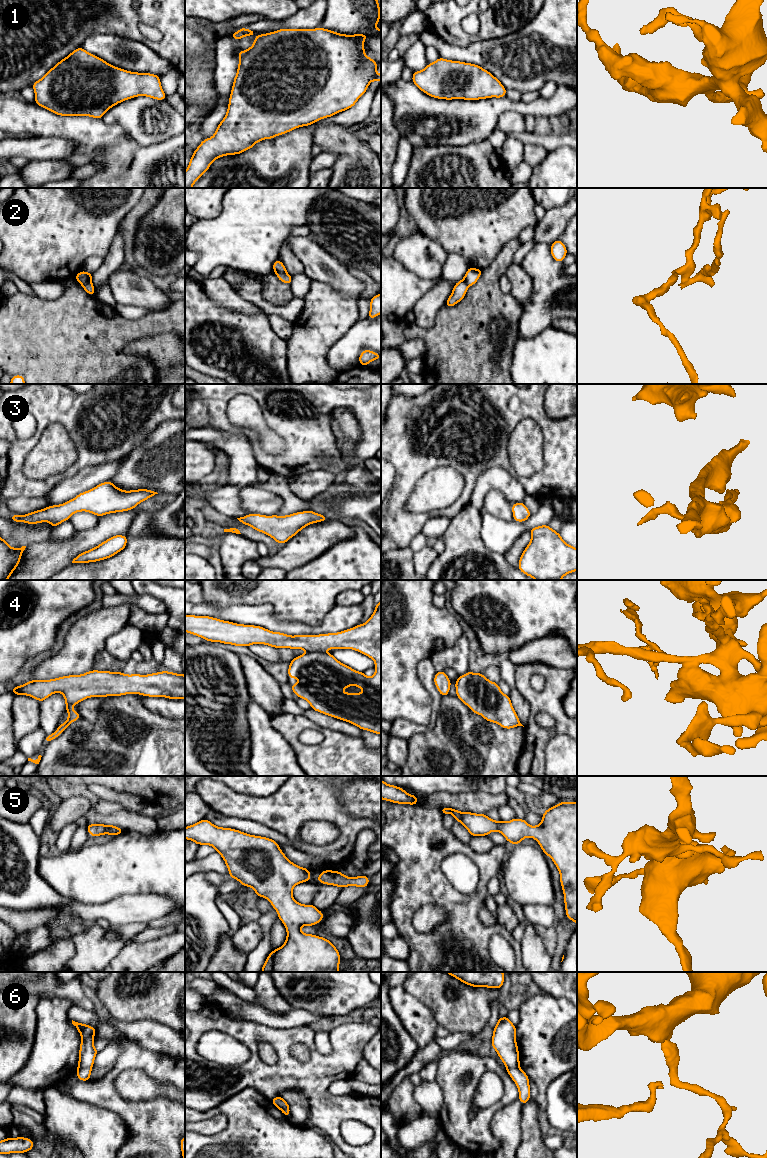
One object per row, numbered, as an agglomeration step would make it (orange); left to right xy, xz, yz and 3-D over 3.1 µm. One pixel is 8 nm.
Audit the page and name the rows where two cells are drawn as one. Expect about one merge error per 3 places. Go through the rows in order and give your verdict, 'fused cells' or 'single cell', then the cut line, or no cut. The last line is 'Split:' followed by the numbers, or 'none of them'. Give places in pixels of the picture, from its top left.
1: single cell; cut none
2: fused cells; cut xy (91, 283), (81, 284)
3: single cell; cut none
4: single cell; cut none
5: single cell; cut none
6: single cell; cut none
Split: 2

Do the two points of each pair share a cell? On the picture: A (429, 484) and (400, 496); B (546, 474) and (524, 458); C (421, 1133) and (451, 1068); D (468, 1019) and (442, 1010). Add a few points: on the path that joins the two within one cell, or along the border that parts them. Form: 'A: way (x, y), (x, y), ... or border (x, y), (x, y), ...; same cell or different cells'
A: border (427, 472), (417, 482), (404, 506), (409, 512); different cells
B: border (543, 447), (543, 466), (531, 475), (519, 477); different cells
C: border (439, 1118), (442, 1128); different cells
D: way (462, 1013), (459, 1010), (448, 1010); same cell

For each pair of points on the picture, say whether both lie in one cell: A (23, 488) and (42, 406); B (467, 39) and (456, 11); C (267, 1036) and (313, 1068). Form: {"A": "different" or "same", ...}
{"A": "same", "B": "same", "C": "same"}

